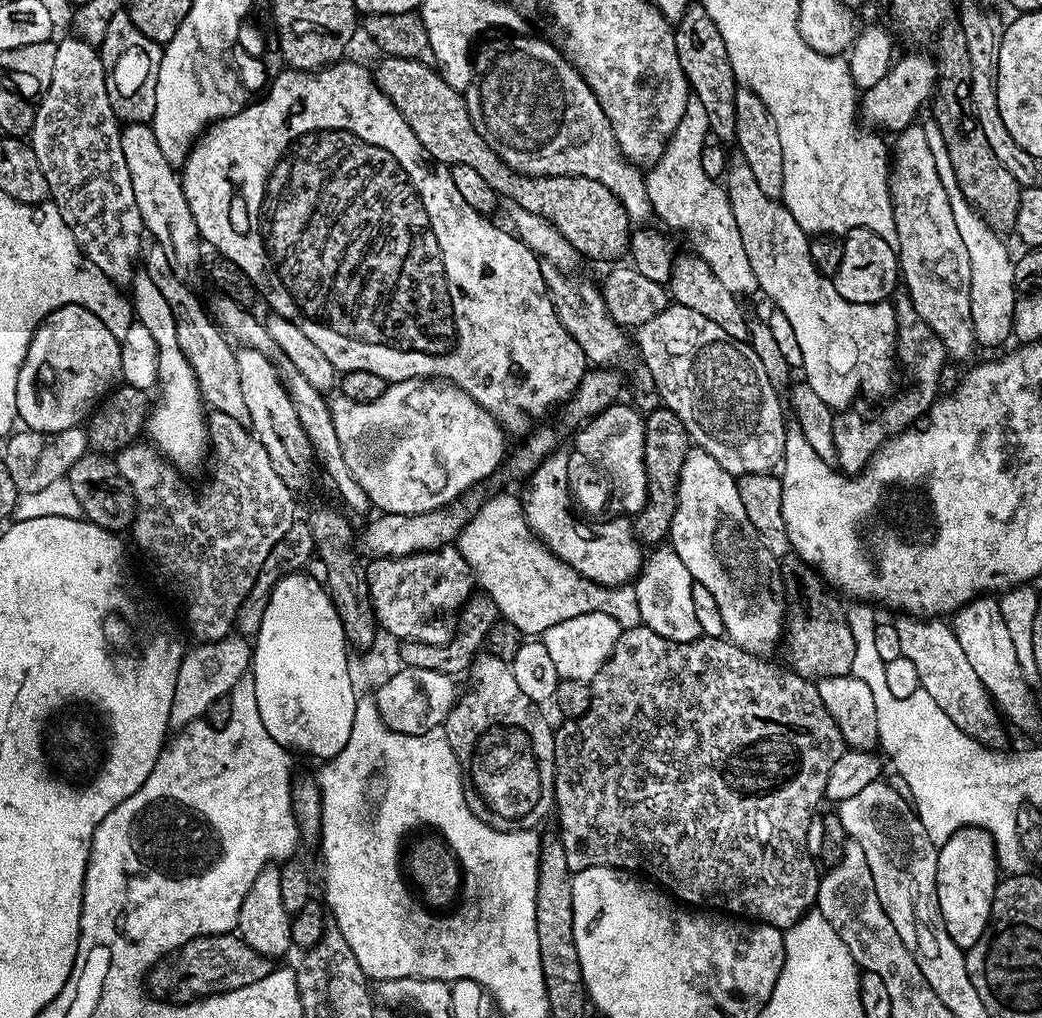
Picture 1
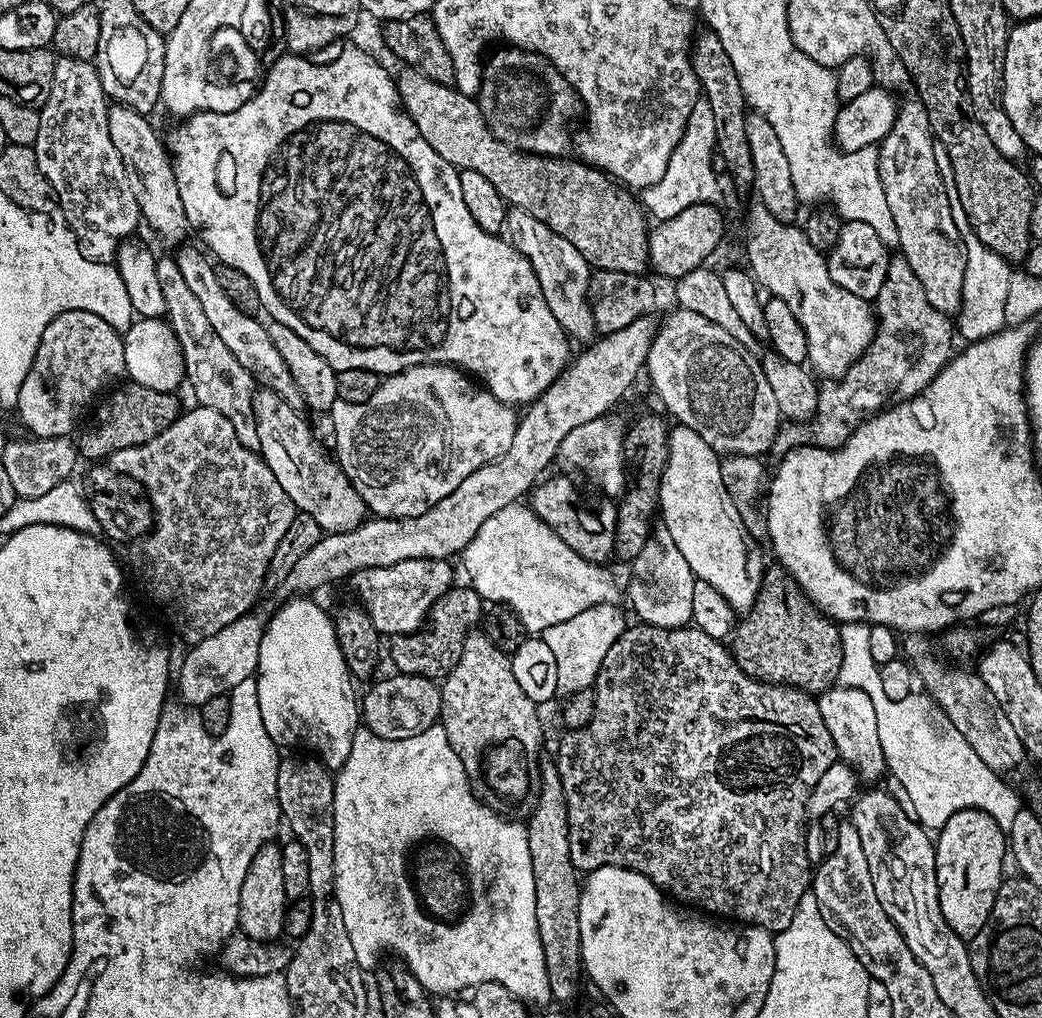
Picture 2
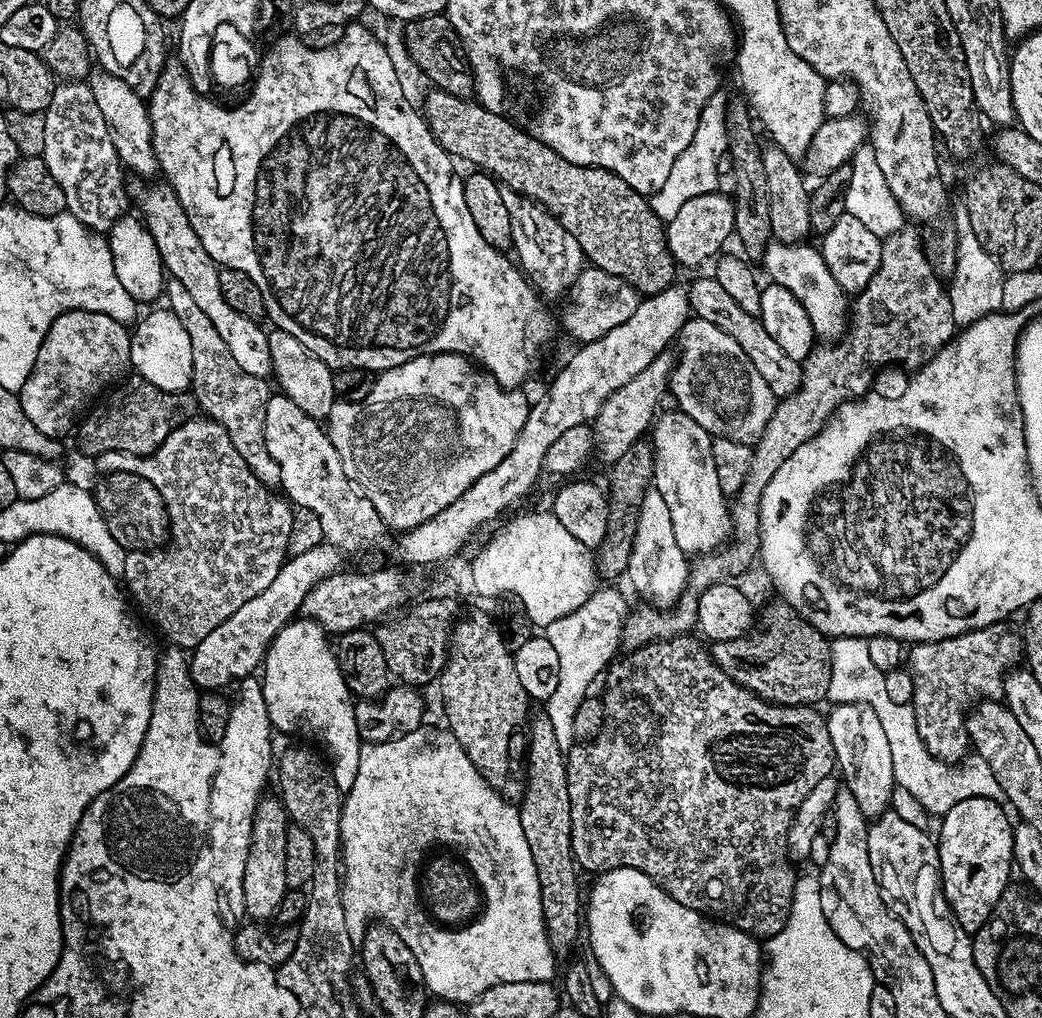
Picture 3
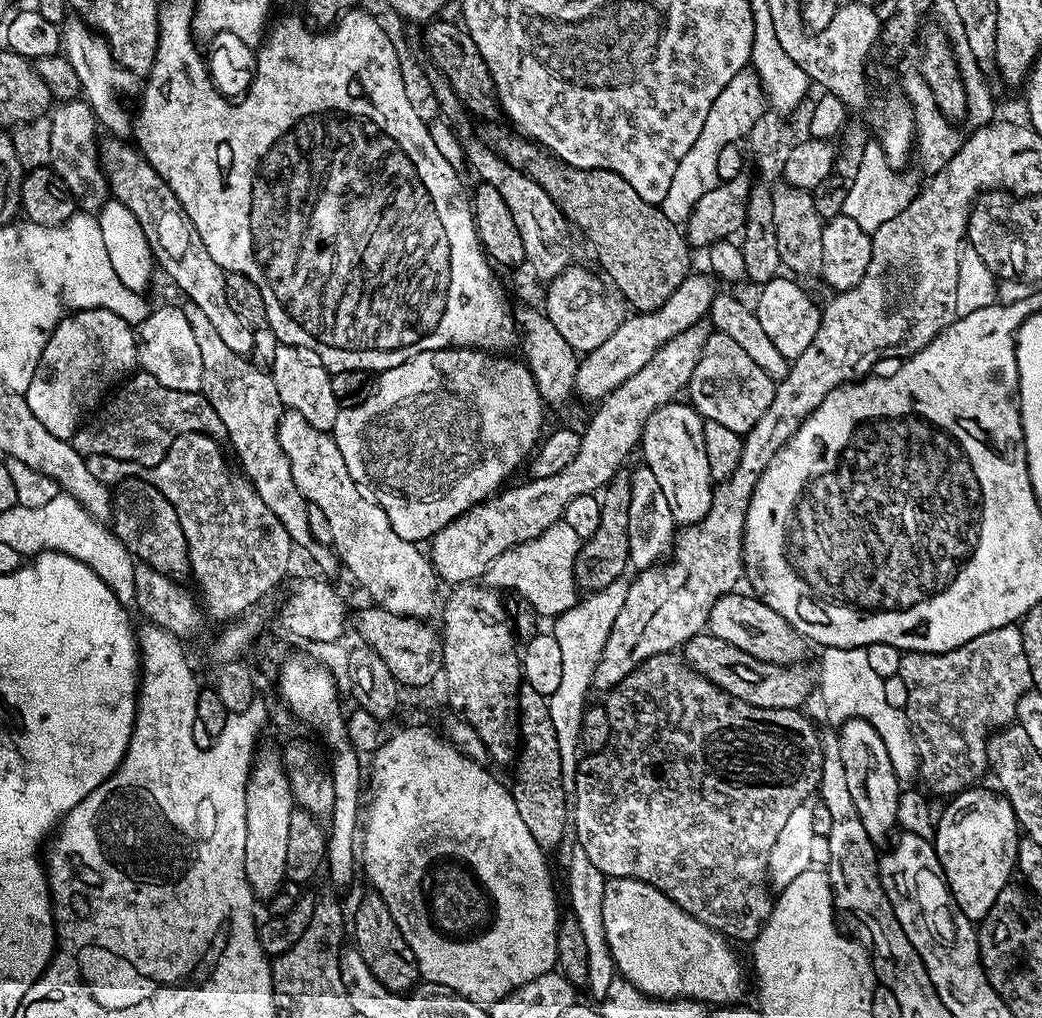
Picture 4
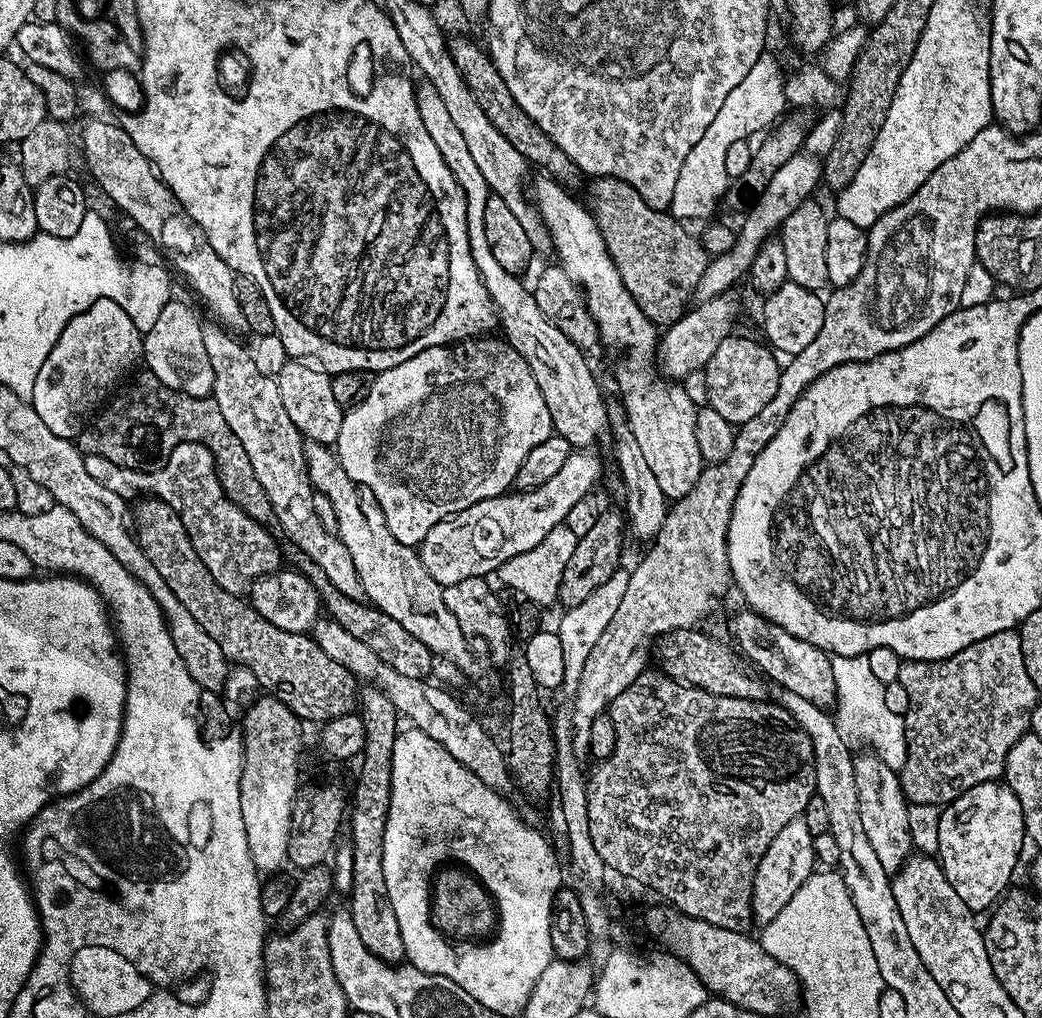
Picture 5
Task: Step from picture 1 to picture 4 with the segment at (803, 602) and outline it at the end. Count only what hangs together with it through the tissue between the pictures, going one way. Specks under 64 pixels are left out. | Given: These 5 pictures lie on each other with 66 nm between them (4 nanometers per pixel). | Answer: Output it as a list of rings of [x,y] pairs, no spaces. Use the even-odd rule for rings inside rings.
[[[701,634],[690,638],[682,645],[682,655],[694,671],[702,674],[714,686],[721,688],[726,694],[746,702],[750,706],[759,708],[783,708],[803,709],[808,695],[814,692],[814,676],[804,669],[803,663],[795,663],[791,666],[783,664],[766,664],[753,661],[750,654],[732,646],[709,634]]]

